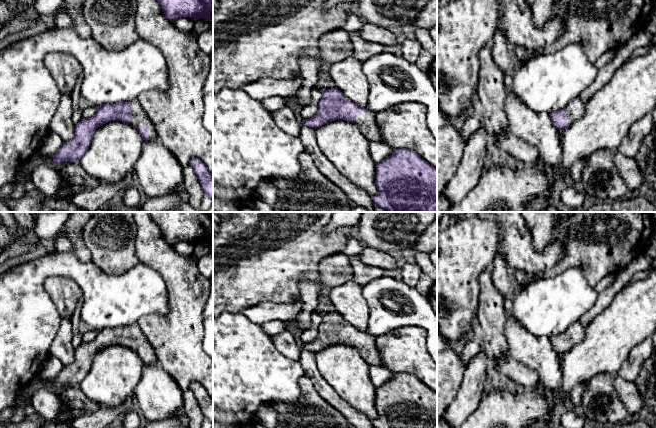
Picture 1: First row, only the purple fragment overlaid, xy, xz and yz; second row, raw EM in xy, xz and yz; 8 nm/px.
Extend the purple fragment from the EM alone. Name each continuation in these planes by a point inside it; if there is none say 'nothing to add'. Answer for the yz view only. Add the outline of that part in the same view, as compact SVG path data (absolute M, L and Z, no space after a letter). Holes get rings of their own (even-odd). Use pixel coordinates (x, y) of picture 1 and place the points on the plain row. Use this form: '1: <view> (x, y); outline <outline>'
1: yz (575, 334); outline M570 325L566 331L566 347L572 349L575 345L581 343L584 339L584 327L579 325Z

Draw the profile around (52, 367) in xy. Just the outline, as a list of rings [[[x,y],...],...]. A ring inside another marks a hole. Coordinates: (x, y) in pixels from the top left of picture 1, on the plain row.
[[[50,356],[43,364],[38,375],[42,379],[53,380],[63,369],[64,365],[57,357]]]

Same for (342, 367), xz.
[[[340,343],[326,347],[316,354],[318,370],[324,380],[351,407],[364,414],[371,422],[378,417],[376,412],[376,387],[370,379],[370,365],[355,347]]]

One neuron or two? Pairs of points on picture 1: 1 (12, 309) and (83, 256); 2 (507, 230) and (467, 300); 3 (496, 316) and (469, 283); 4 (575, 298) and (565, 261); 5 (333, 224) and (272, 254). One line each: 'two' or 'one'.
1: two
2: two
3: two
4: two
5: two

